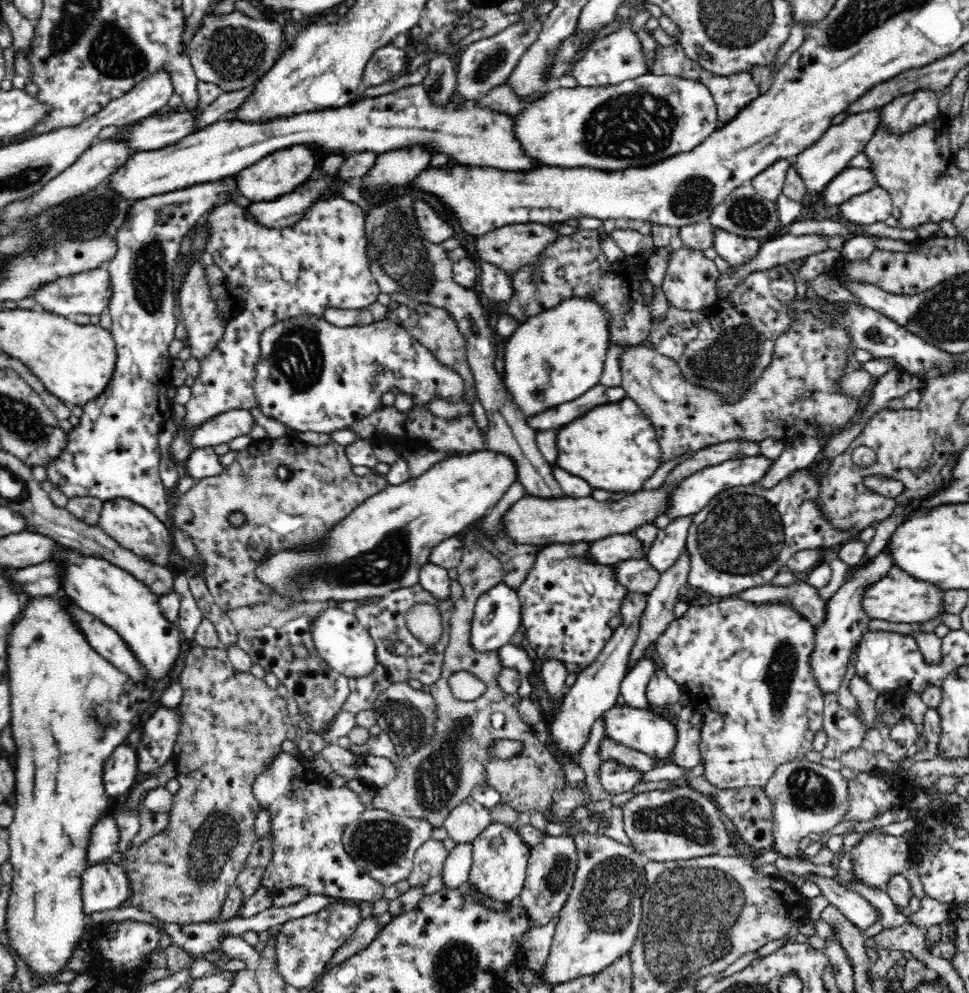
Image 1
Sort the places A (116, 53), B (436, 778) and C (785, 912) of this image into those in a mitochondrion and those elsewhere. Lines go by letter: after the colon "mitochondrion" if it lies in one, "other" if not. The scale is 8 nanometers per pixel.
A: mitochondrion
B: mitochondrion
C: other

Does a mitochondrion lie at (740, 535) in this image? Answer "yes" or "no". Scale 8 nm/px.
yes

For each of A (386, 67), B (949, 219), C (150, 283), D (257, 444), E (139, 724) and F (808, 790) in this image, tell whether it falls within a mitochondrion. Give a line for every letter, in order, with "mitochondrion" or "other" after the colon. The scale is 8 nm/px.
A: mitochondrion
B: other
C: mitochondrion
D: other
E: other
F: mitochondrion

